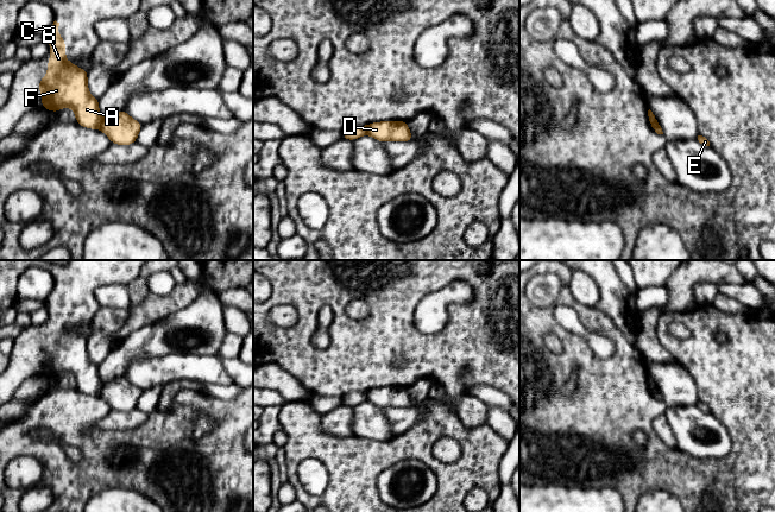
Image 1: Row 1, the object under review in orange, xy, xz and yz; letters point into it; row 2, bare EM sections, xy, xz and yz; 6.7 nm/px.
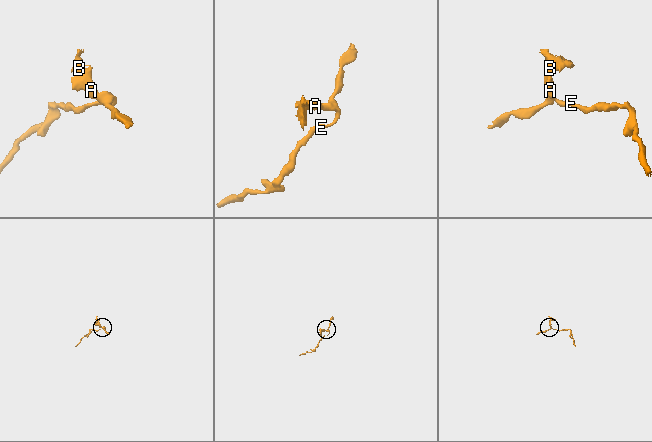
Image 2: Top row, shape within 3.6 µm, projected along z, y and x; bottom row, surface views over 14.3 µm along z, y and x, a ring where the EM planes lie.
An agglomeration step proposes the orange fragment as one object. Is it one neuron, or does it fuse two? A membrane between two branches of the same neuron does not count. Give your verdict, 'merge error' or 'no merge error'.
merge error

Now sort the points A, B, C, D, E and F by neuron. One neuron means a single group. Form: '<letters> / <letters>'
A B C F / D E

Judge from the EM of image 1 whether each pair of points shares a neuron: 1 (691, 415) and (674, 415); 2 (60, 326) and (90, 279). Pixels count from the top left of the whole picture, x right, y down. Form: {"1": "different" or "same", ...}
{"1": "same", "2": "same"}

